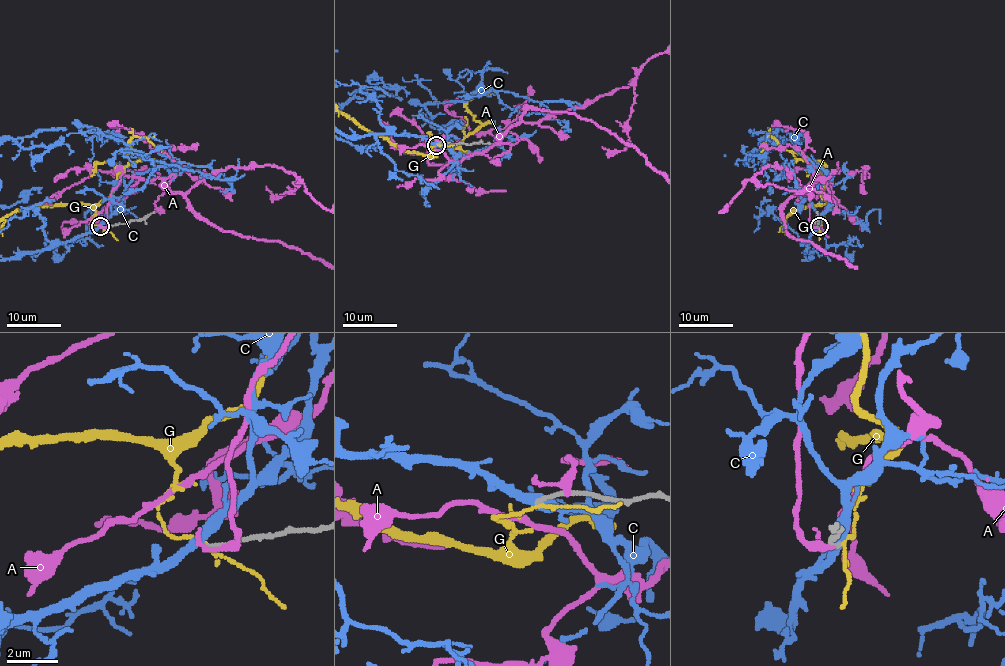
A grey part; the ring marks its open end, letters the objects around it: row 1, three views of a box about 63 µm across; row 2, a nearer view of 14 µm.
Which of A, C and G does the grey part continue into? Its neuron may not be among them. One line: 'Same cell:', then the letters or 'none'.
Same cell: none

